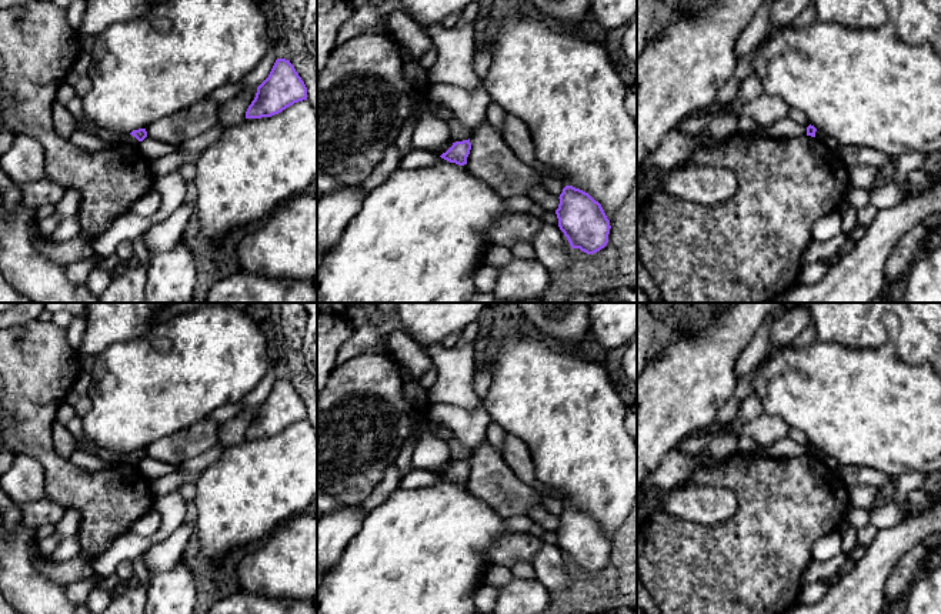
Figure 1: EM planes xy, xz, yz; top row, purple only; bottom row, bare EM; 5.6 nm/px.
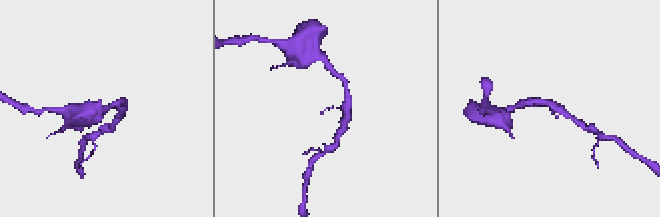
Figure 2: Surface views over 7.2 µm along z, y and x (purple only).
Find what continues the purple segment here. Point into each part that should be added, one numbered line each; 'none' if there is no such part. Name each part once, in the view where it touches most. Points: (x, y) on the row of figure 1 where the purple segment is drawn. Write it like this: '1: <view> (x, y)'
none

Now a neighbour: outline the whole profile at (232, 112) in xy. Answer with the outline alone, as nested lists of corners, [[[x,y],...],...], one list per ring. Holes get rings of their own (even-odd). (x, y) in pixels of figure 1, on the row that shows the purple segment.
[[[243,89],[234,99],[220,104],[217,126],[228,127],[246,119],[246,111],[254,100],[257,89]]]

